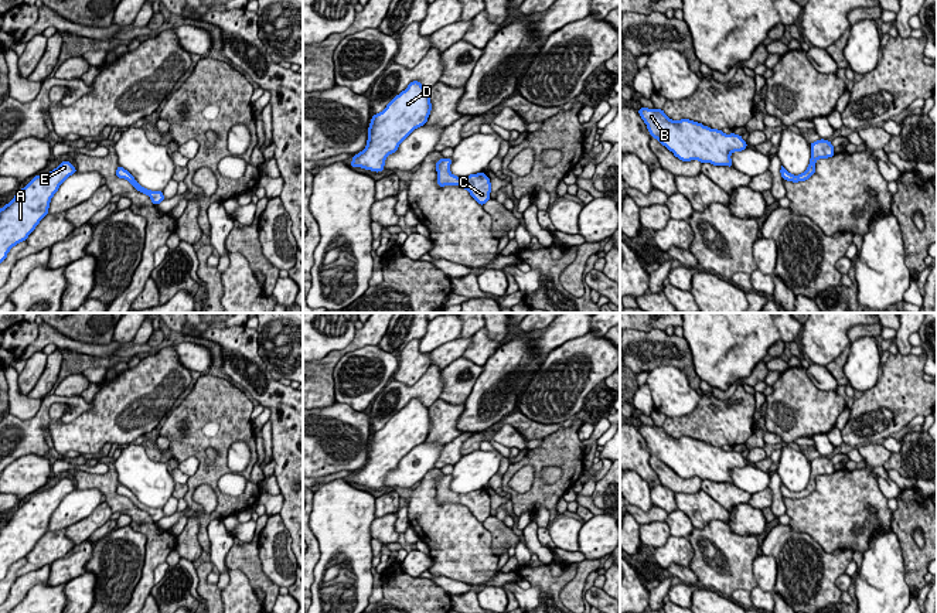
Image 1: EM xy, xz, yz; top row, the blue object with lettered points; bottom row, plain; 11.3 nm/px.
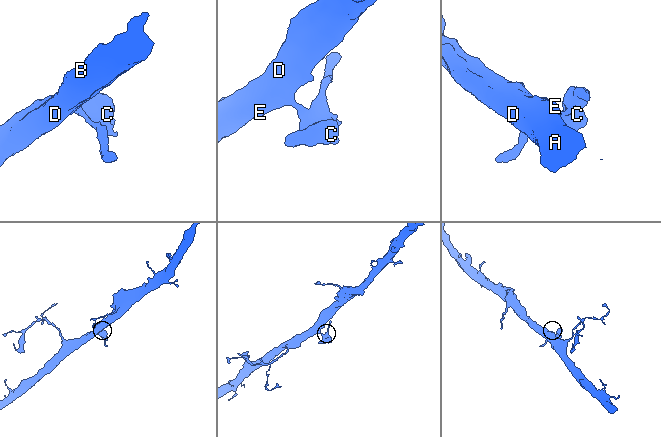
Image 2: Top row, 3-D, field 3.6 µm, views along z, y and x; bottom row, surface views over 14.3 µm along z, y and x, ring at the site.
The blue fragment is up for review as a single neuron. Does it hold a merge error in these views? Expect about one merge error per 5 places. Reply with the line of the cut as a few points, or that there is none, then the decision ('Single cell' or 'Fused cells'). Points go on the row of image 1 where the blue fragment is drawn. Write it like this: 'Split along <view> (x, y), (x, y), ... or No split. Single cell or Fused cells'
No split. Single cell

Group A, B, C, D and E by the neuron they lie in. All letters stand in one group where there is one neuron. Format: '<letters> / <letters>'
A B C D E

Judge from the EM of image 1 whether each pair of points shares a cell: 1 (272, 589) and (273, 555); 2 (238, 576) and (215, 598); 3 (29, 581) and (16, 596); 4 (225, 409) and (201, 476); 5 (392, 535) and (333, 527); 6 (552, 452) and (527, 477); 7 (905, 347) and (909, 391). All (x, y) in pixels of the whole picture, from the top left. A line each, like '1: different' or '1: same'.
1: different
2: different
3: same
4: same
5: different
6: different
7: different

